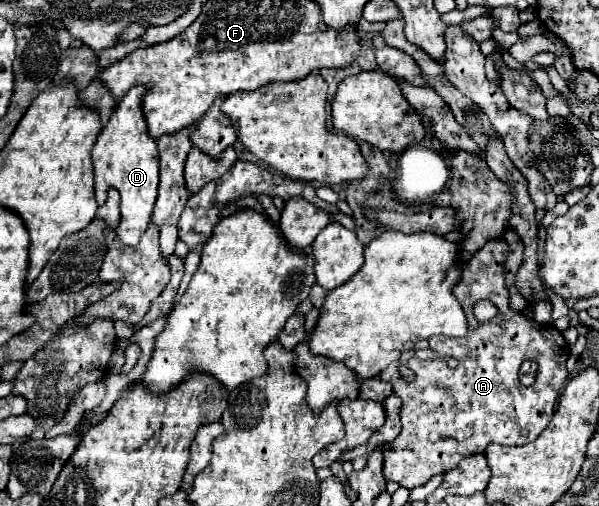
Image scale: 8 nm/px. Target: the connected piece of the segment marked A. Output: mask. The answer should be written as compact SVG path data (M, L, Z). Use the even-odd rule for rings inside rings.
M496 239L492 243L486 243L464 267L458 283L454 285L452 293L460 301L462 309L466 311L468 319L468 333L464 339L448 339L448 337L432 337L430 339L430 349L438 353L438 363L430 361L420 361L420 359L410 359L406 365L414 373L414 381L404 381L398 375L398 363L392 363L392 367L386 367L380 373L382 381L392 383L392 391L402 399L402 431L400 435L384 443L380 449L384 453L384 479L386 481L396 481L398 485L406 489L414 489L418 485L428 483L430 477L438 473L448 473L458 463L476 453L484 453L484 449L490 443L500 443L500 445L526 445L532 443L550 423L554 415L554 405L568 381L568 369L566 369L566 359L570 353L568 343L564 341L562 333L554 325L540 325L532 319L528 319L524 313L514 313L508 305L508 289L504 283L504 265L502 257L506 255L506 241ZM478 299L488 299L498 307L498 315L480 323L474 317L474 303ZM444 357L454 357L458 359L458 367L450 369ZM522 361L536 361L538 363L538 377L534 385L524 387L518 381L518 369Z

